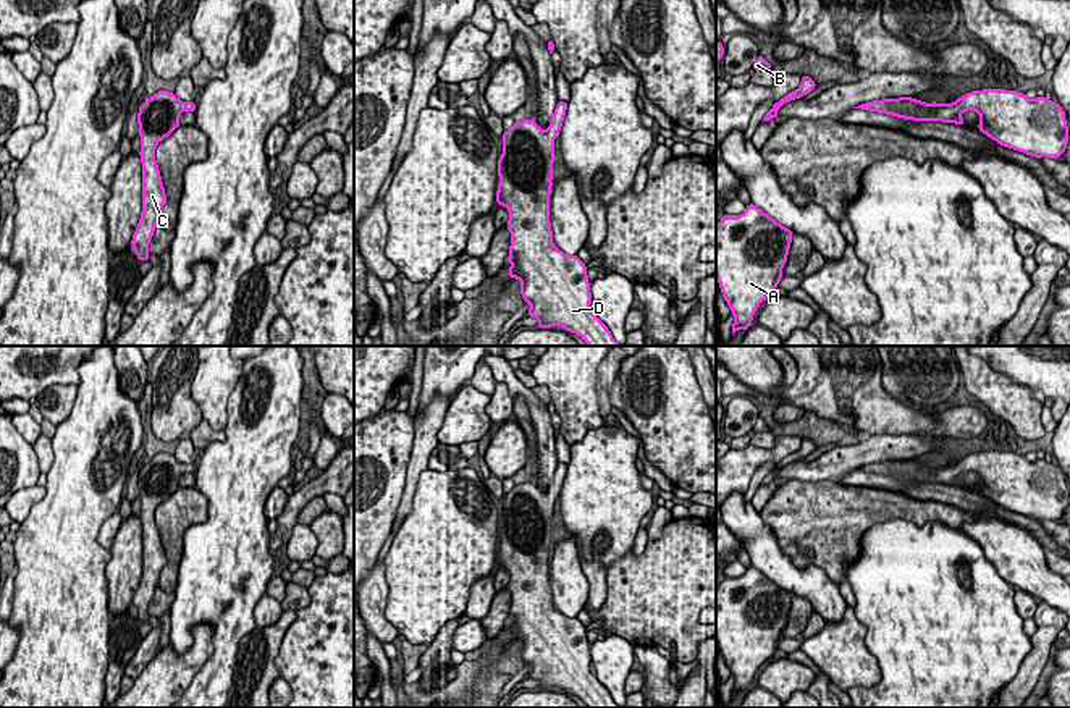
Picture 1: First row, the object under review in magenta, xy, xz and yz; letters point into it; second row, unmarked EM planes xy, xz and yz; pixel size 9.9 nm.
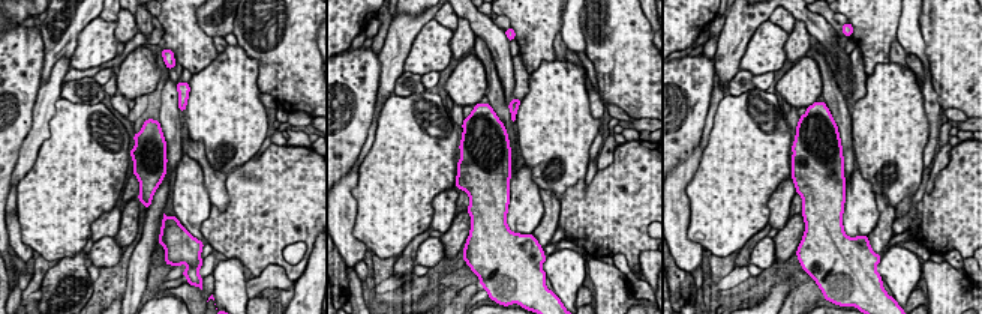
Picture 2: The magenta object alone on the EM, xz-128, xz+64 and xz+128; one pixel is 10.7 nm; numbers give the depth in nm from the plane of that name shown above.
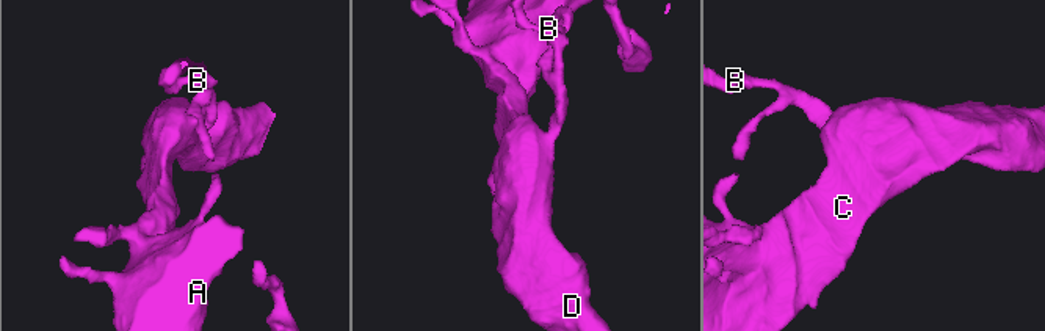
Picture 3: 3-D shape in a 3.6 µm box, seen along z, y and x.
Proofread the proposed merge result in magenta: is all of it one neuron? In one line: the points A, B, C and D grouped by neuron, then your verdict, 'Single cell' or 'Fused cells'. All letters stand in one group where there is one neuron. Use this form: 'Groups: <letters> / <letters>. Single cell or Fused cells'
Groups: A B C D. Single cell

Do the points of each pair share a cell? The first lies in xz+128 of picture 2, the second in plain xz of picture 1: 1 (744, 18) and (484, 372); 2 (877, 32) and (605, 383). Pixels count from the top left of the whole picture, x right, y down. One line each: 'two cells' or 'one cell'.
1: two cells
2: two cells

